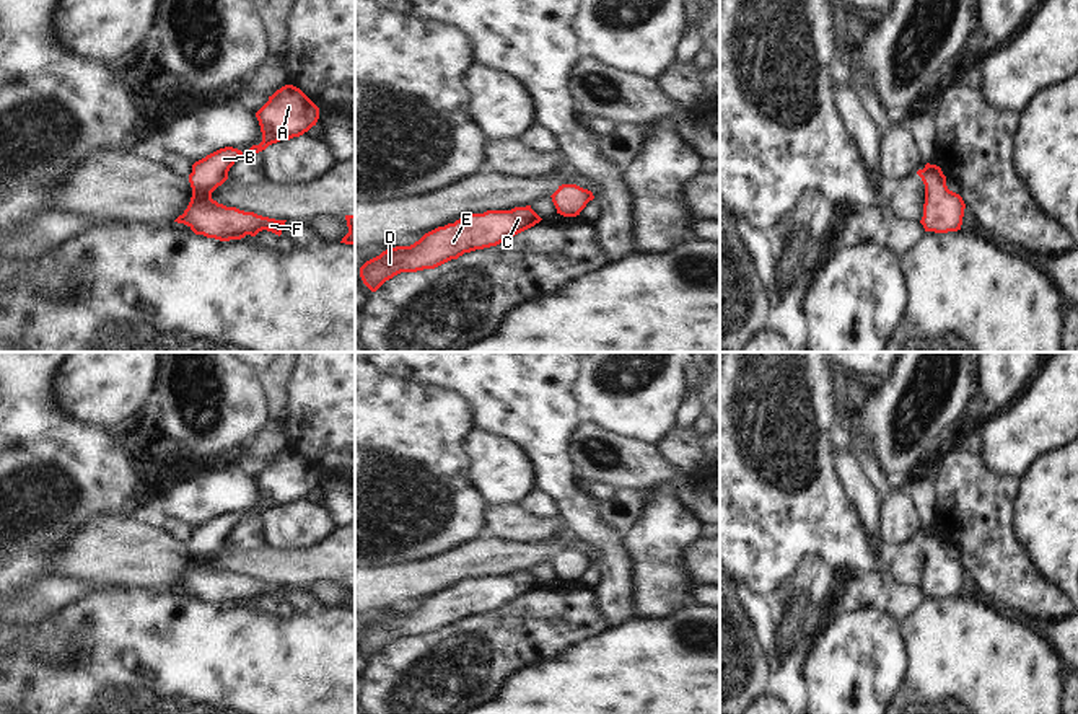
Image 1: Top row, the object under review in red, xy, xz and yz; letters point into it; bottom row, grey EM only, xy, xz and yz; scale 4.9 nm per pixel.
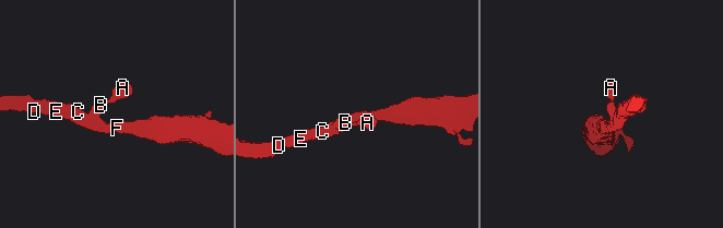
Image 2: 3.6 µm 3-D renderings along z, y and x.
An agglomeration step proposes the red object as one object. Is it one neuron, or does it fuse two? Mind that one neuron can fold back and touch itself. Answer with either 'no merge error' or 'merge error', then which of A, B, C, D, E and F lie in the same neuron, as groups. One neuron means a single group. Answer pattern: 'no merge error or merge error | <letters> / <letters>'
no merge error | A B C D E F

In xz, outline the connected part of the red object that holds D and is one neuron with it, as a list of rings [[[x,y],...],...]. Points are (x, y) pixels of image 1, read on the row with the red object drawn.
[[[531,205],[466,214],[454,223],[425,233],[410,246],[388,248],[360,267],[360,277],[371,292],[376,292],[401,272],[435,269],[464,253],[497,246],[541,220]]]

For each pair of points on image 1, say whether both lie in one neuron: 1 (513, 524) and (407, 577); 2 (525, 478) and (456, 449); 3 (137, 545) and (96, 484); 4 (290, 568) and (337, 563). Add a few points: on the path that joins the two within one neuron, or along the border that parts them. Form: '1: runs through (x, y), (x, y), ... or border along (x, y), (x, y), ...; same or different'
1: border along (484, 535), (525, 543); different
2: border along (476, 427), (469, 440), (471, 480), (482, 493); different
3: border along (121, 512), (98, 517), (82, 530); different
4: runs through (302, 568), (326, 563); same

